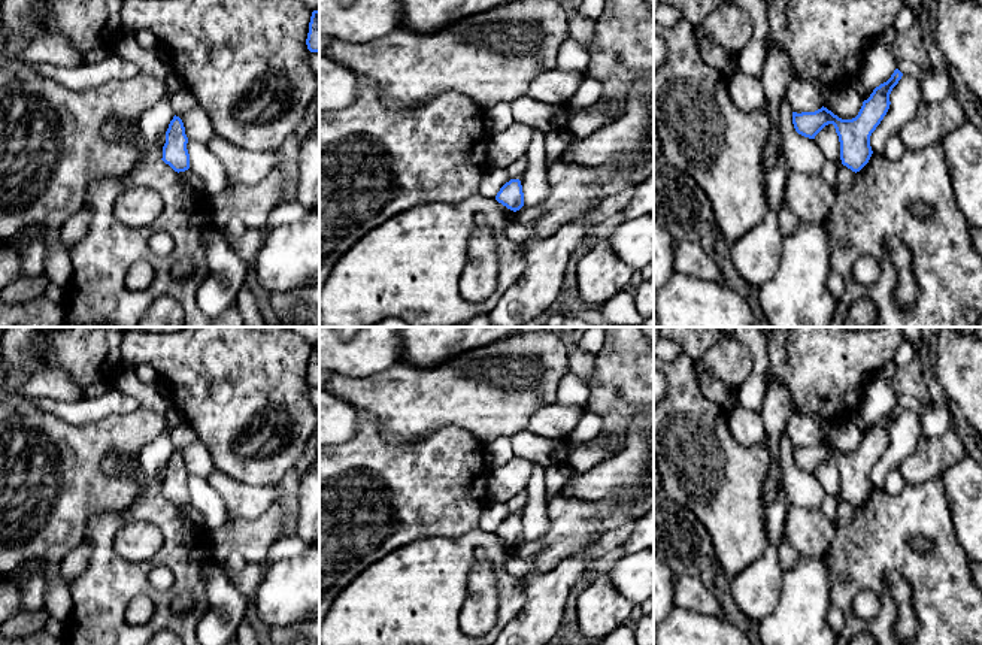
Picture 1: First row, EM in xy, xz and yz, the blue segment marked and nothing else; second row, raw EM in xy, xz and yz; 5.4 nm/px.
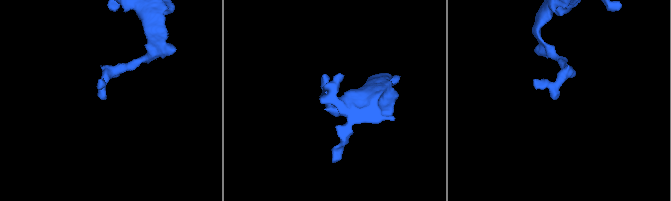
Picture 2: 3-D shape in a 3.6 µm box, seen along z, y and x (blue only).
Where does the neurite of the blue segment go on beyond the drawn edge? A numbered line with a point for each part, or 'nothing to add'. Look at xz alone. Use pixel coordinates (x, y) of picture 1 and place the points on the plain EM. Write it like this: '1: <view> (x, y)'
nothing to add

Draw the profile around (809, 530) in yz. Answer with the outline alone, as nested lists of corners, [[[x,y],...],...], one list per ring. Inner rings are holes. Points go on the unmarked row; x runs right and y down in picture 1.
[[[791,505],[785,518],[785,539],[803,557],[822,558],[834,540],[836,523],[821,508]]]

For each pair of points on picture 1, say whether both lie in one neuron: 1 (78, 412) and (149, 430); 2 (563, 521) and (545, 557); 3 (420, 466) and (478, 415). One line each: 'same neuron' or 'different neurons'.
1: different neurons
2: same neuron
3: different neurons

